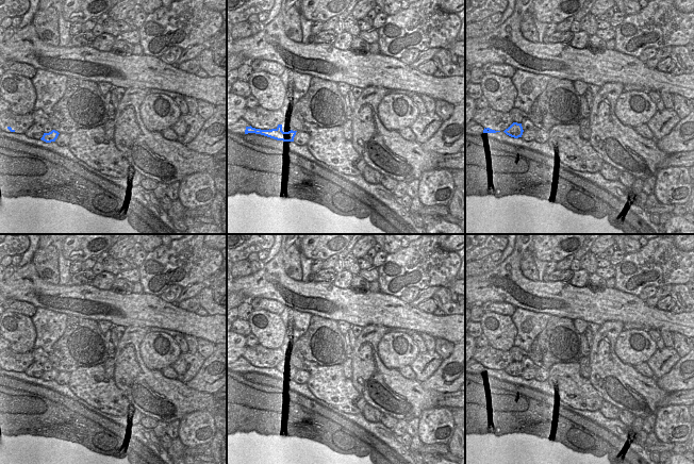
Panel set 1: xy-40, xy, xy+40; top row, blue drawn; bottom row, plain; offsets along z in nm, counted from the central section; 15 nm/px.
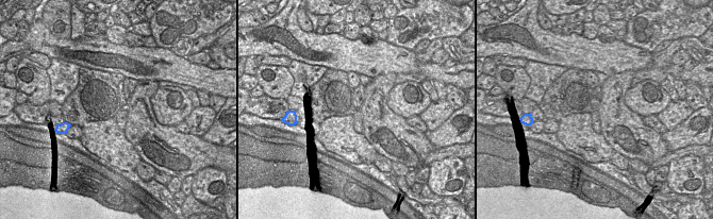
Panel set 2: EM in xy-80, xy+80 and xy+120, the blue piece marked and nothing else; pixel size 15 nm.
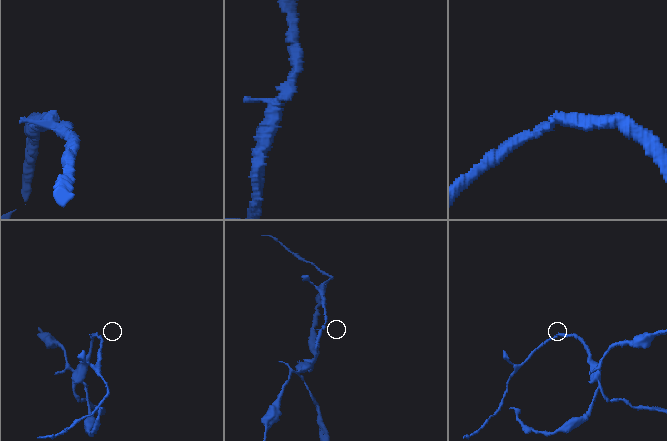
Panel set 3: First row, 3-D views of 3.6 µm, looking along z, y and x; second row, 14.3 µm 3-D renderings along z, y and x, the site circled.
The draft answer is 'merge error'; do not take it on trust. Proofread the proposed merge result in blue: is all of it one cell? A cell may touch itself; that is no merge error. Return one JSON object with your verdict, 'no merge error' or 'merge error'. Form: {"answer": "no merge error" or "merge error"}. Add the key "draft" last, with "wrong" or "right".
{"answer": "merge error", "draft": "right"}

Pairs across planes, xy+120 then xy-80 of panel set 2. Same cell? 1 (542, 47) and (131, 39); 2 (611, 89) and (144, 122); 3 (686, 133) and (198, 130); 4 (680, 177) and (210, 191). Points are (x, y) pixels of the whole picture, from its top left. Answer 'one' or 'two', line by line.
1: two
2: one
3: two
4: one

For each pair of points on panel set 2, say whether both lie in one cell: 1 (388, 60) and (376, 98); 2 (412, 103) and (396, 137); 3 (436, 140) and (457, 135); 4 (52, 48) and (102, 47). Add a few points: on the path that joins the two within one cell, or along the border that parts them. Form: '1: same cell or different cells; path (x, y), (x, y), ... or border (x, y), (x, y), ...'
1: different cells; border (396, 73), (380, 73), (372, 79)
2: different cells; border (387, 99), (387, 105), (396, 114), (405, 118)
3: same cell; path (442, 137), (451, 135)
4: same cell; path (65, 47), (89, 47)

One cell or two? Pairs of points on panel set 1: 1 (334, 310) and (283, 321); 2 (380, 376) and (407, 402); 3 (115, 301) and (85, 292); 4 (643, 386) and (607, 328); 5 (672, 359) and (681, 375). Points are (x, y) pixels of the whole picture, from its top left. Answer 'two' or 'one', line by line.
1: two
2: one
3: one
4: one
5: two

